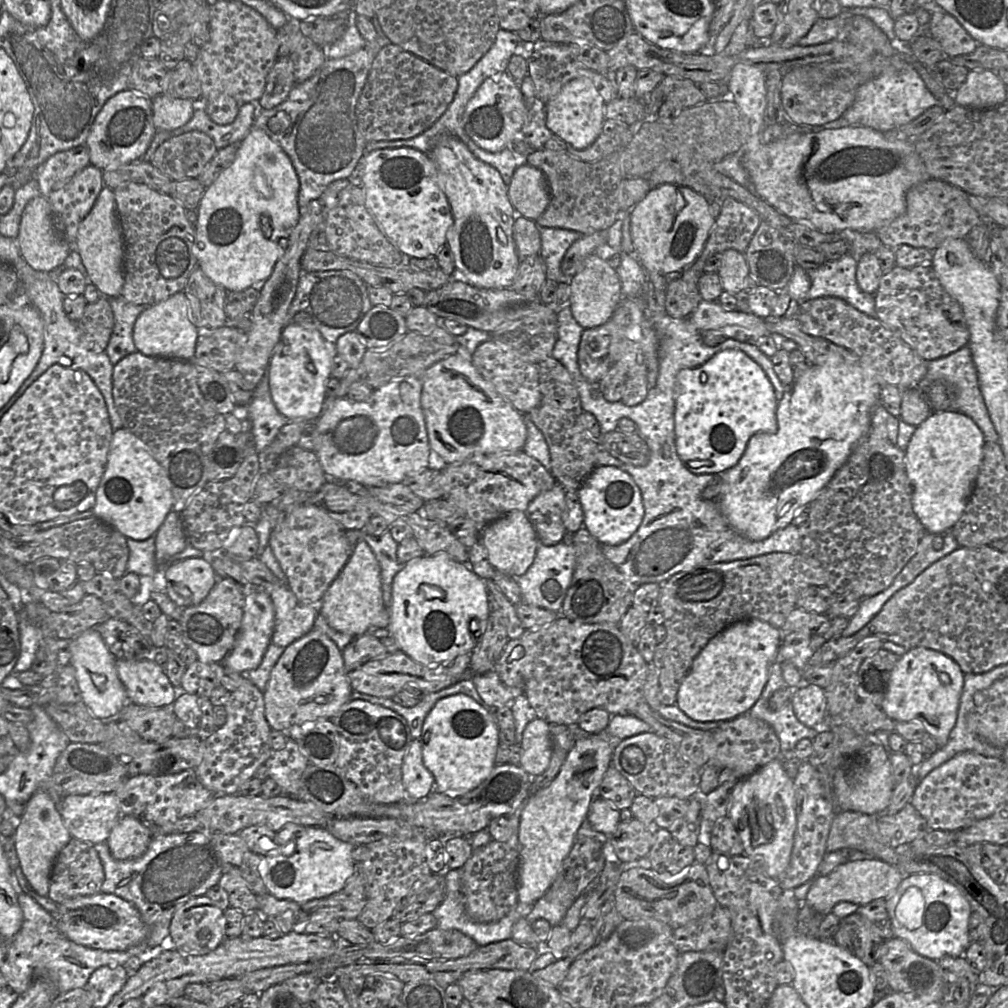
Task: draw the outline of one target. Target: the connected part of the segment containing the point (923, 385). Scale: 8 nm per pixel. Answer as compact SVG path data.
M968 346L947 356L928 362L927 373L918 384L918 388L921 388L926 396L927 388L933 382L946 382L951 384L955 393L955 398L950 410L955 410L969 416L982 431L985 441L999 443L999 436L994 428L981 392L977 369L973 361L971 350Z

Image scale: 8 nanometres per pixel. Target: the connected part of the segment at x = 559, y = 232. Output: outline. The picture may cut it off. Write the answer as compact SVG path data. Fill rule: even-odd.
M539 226L541 236L540 255L546 265L547 279L557 283L568 282L561 271L561 263L570 246L583 234L562 228Z

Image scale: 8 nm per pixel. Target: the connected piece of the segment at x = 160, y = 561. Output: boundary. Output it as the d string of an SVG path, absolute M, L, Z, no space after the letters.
M170 511L155 536L155 562L158 567L172 563L172 558L187 547L180 513Z

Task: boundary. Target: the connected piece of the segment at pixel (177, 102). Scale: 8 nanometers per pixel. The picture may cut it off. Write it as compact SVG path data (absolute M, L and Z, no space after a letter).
M167 94L152 98L151 103L156 131L172 131L182 127L192 118L195 110L194 101Z

